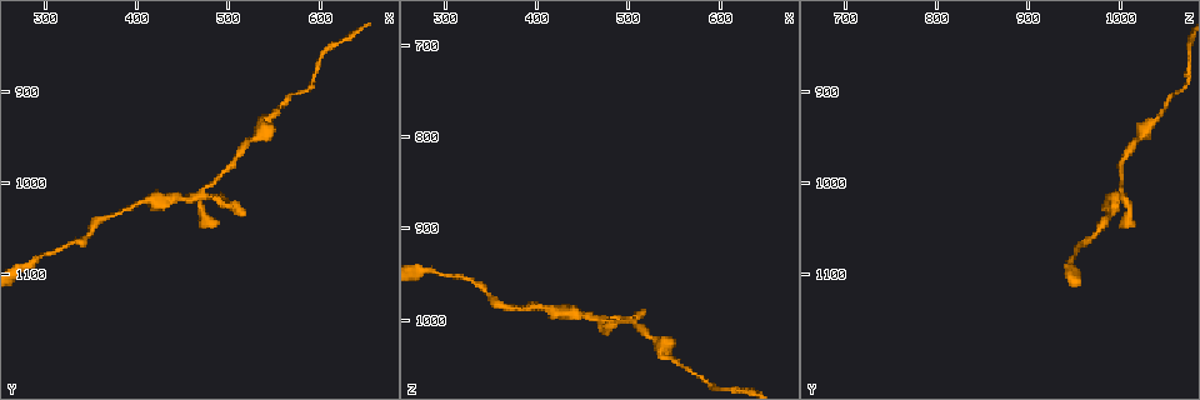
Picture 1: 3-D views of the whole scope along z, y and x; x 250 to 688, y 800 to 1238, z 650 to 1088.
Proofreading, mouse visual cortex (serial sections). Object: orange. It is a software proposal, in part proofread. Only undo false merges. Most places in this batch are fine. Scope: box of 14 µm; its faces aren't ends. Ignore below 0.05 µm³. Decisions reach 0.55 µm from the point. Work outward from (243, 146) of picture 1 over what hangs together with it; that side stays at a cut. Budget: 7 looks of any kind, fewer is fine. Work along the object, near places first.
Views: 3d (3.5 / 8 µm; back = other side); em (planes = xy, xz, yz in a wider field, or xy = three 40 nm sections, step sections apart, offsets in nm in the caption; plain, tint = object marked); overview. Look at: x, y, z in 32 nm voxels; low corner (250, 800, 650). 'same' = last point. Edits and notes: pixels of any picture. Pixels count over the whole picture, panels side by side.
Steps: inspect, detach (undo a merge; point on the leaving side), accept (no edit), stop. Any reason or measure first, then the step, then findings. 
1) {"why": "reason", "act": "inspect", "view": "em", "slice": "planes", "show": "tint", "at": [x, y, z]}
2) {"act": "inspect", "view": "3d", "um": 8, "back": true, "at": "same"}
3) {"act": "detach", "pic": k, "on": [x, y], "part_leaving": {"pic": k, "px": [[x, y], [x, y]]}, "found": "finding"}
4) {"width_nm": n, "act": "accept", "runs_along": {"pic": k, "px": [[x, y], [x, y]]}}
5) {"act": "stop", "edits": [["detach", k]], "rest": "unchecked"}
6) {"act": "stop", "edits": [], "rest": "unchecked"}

{"why": "four or more arms meet", "act": "inspect", "view": "3d", "um": 8, "at": [470, 1015, 1000]}

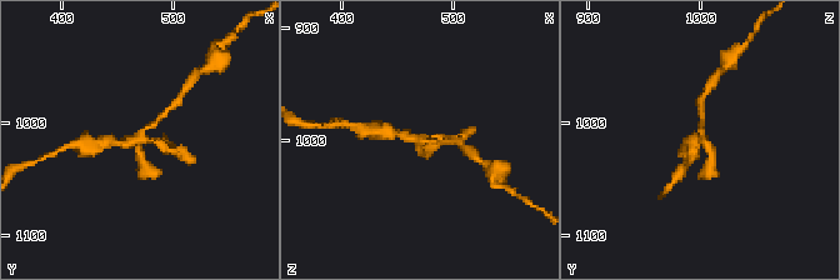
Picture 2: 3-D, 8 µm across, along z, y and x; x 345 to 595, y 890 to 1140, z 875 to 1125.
{"act": "inspect", "view": "3d", "um": 3.5, "at": [466, 1014, 998]}

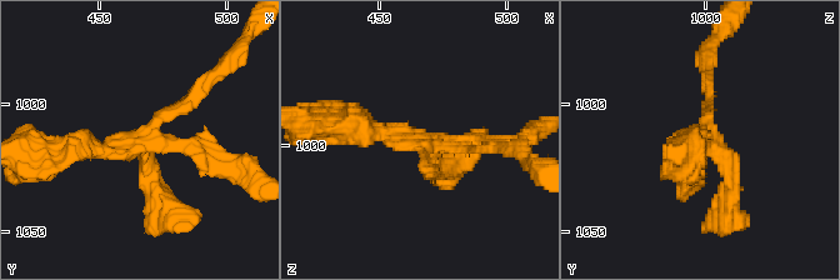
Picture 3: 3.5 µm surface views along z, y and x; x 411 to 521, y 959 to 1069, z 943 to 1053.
{"act": "inspect", "view": "em", "slice": "xy", "step": 1, "show": "tint", "at": [469, 1014, 1000]}

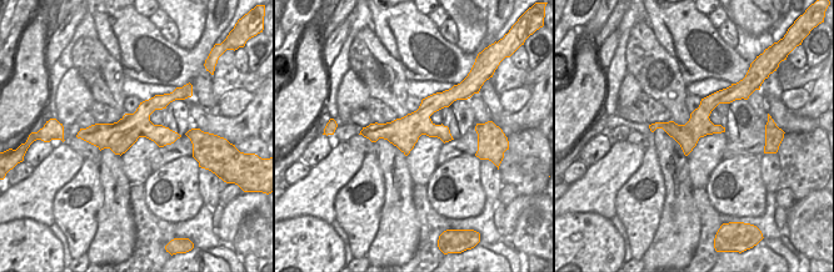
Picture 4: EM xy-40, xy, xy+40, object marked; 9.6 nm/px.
{"arm_widths_nm": [150, 200, 200, 250], "act": "accept", "runs_along": {"pic": 4, "px": [[171, 96], [121, 135], [80, 135]]}, "found": "all the same cell"}

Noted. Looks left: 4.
{"why": "calibre changes", "act": "inspect", "view": "3d", "um": 3.5, "at": [400, 1025, 985]}

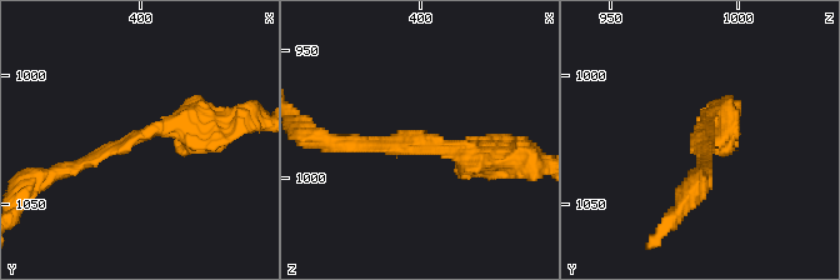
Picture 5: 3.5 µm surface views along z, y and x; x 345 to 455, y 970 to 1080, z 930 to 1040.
{"arm_widths_nm": [150, 400], "act": "inspect", "view": "em", "slice": "xy", "step": 2, "show": "tint", "at": [400, 1023, 985]}

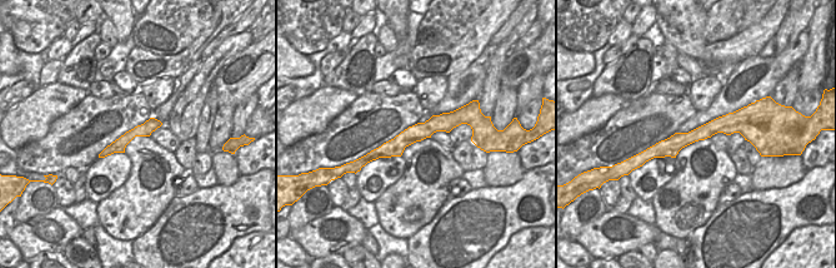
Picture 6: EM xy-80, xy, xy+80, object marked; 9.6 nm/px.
{"act": "accept", "runs_along": {"pic": 5, "px": [[218, 126], [149, 130], [69, 169]]}, "found": "all the same cell"}

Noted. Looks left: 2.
{"why": "sudden change in width", "act": "inspect", "view": "3d", "um": 3.5, "at": [280, 1090, 950]}

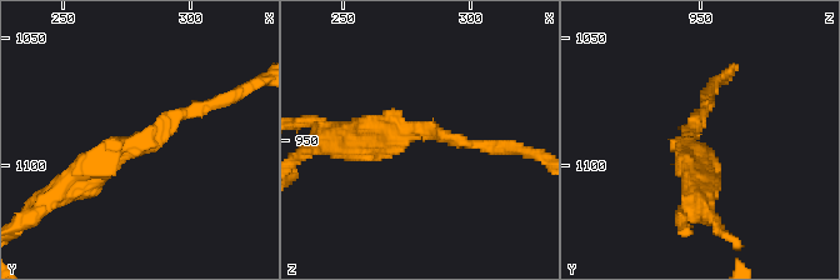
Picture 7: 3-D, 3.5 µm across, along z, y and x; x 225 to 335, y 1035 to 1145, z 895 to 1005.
{"arm_widths_nm": [150, 350], "act": "accept", "runs_along": {"pic": 7, "px": [[203, 105], [69, 186]]}, "found": "one cell here"}

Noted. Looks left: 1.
{"act": "stop", "edits": [], "rest": "unchecked"}

